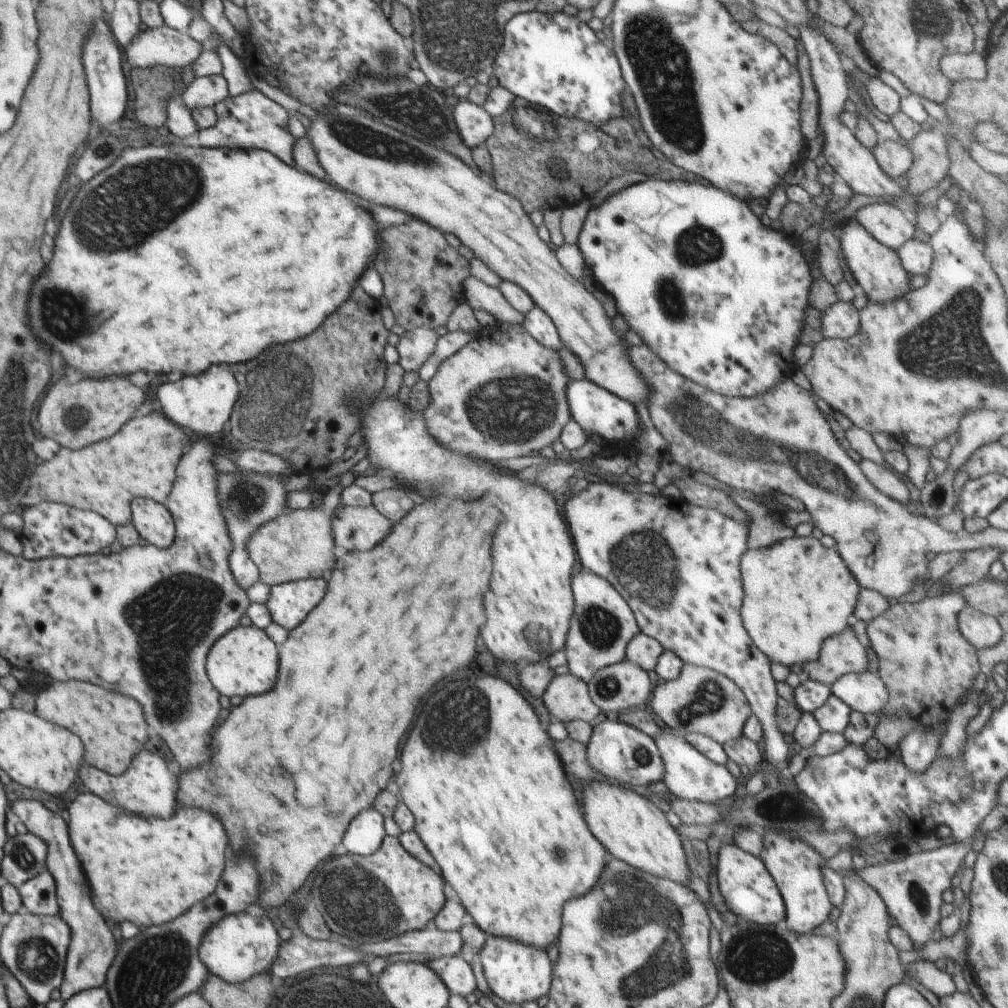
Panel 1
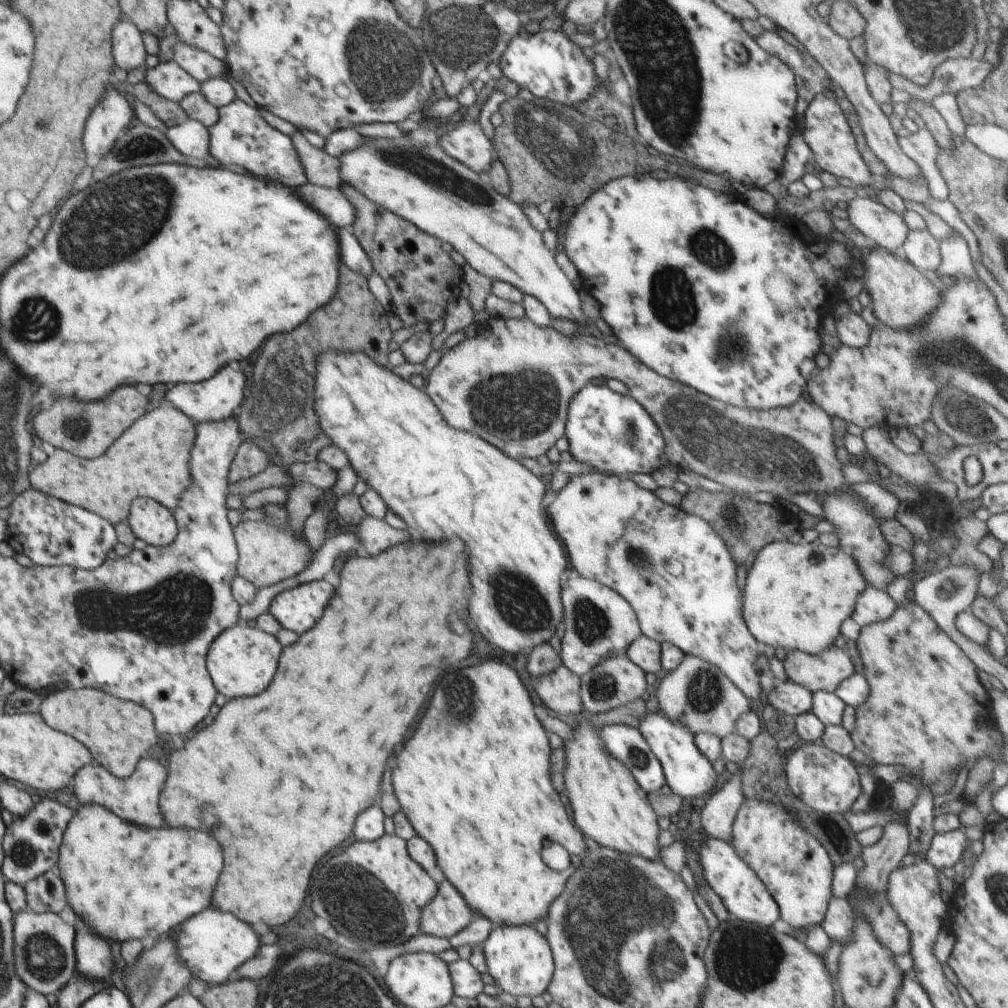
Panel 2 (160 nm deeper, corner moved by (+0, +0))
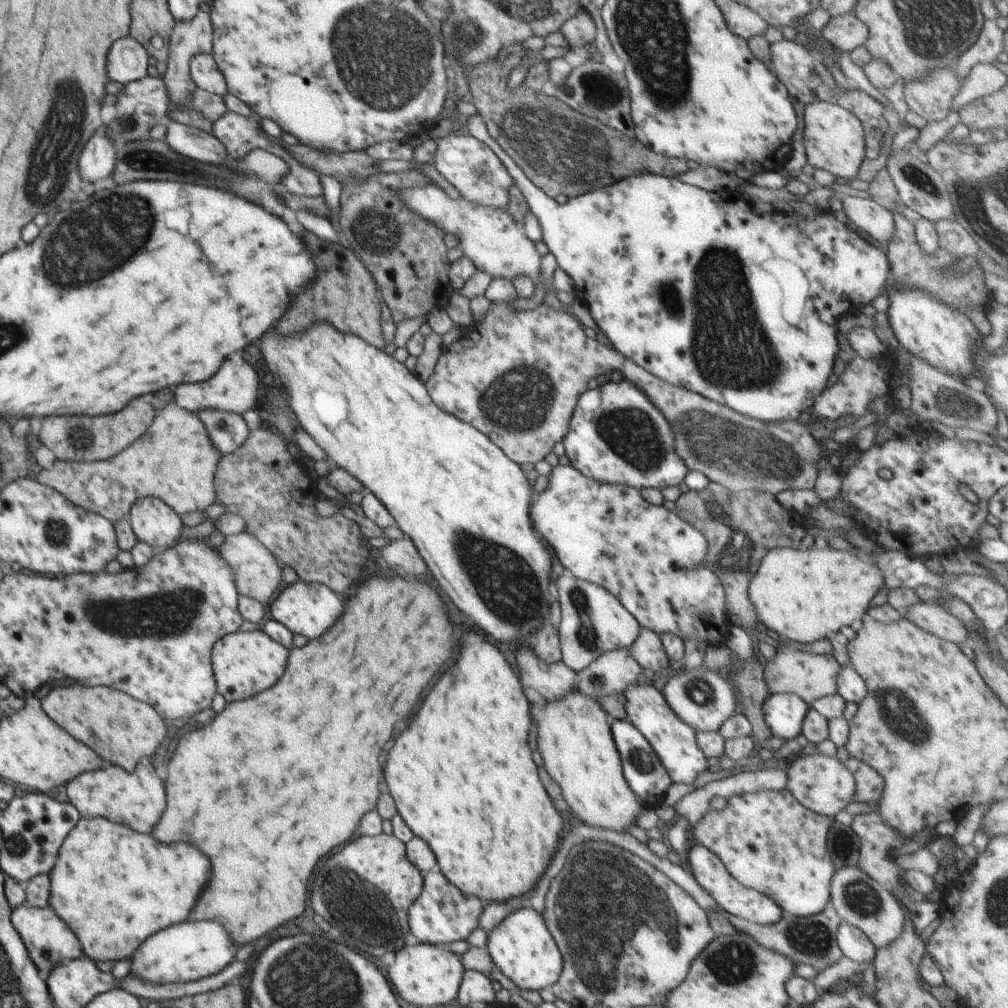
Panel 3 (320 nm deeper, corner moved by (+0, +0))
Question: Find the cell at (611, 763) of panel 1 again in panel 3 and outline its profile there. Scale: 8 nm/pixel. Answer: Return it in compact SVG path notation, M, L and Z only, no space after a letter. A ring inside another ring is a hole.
M613 719L610 723L612 736L619 752L623 775L631 789L646 807L656 808L664 798L667 788L673 783L644 735L627 719Z

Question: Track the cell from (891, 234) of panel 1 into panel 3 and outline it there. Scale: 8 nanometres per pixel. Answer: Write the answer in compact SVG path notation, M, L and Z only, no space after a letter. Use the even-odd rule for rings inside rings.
M841 196L847 220L856 226L872 243L883 249L895 233L894 215L881 204L869 198Z

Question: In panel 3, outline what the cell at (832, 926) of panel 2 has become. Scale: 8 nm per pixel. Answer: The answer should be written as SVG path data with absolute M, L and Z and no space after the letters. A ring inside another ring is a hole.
M841 921L836 940L843 955L856 962L873 962L875 959L875 944L855 926Z

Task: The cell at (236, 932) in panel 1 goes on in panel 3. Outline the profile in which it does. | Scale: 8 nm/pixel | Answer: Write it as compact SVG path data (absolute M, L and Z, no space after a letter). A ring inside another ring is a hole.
M184 922L150 936L130 958L128 974L151 985L187 983L217 975L234 961L237 948L232 950L228 932L214 922Z

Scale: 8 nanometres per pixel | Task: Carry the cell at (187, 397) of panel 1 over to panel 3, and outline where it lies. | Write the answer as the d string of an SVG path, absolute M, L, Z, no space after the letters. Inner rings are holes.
M230 358L222 364L222 368L206 382L200 384L182 384L176 388L178 406L196 413L202 409L216 409L236 414L244 414L256 406L258 400L258 374L250 364L236 364Z

